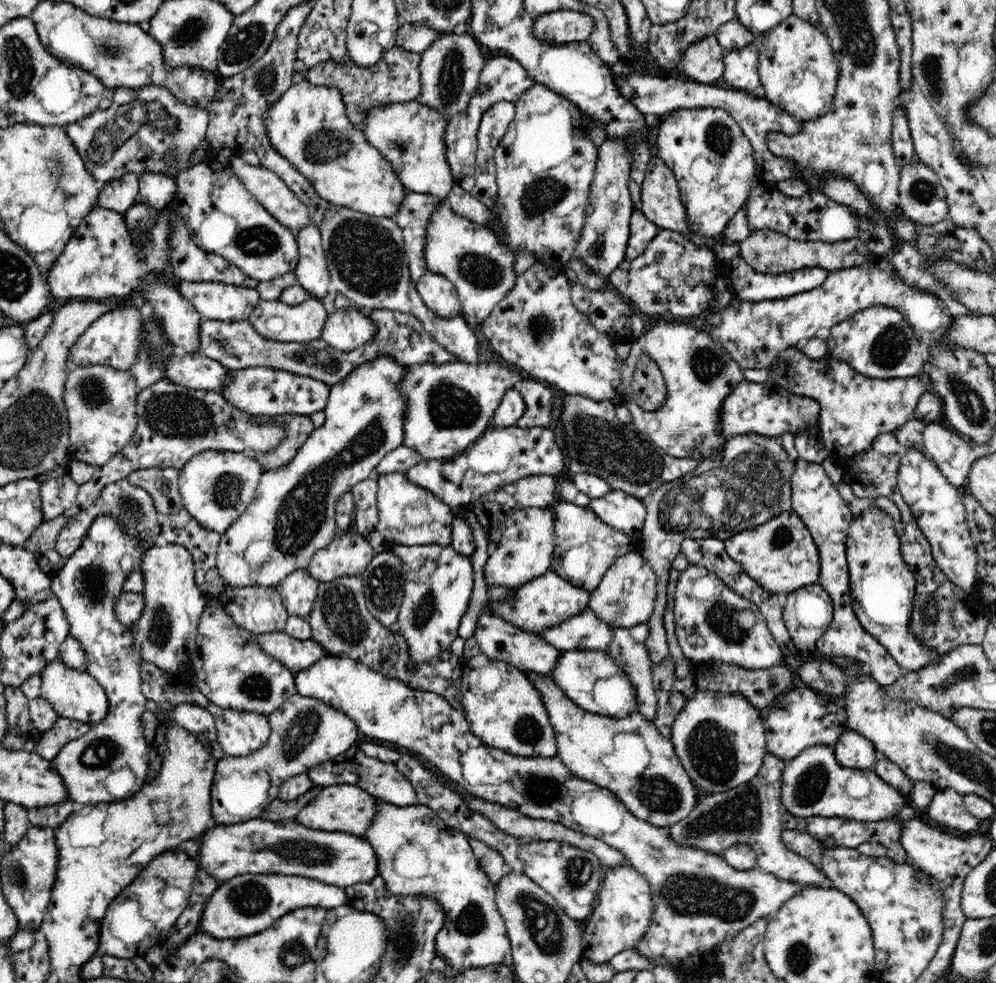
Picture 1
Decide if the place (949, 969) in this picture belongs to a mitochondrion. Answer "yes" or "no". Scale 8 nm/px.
no

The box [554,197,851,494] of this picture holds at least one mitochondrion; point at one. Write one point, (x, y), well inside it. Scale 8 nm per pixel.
(620, 453)

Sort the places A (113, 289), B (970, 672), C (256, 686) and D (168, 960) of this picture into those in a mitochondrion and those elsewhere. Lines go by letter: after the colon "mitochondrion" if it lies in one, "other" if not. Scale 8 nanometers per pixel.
A: other
B: mitochondrion
C: mitochondrion
D: other

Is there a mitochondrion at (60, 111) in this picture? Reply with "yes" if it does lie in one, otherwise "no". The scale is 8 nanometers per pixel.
no

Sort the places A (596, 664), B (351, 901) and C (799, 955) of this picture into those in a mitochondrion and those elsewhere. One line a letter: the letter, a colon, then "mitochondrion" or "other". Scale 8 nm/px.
A: mitochondrion
B: other
C: mitochondrion

